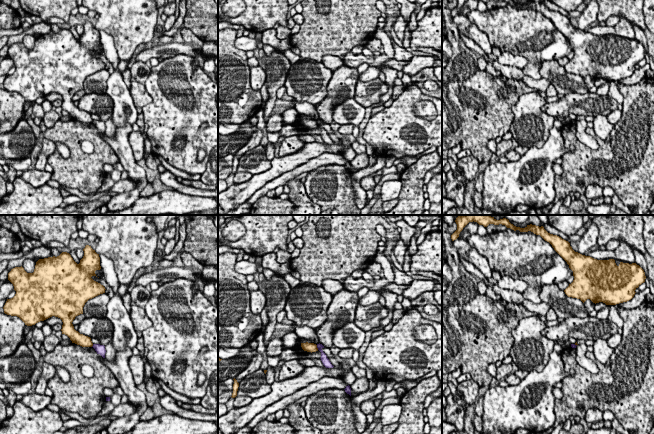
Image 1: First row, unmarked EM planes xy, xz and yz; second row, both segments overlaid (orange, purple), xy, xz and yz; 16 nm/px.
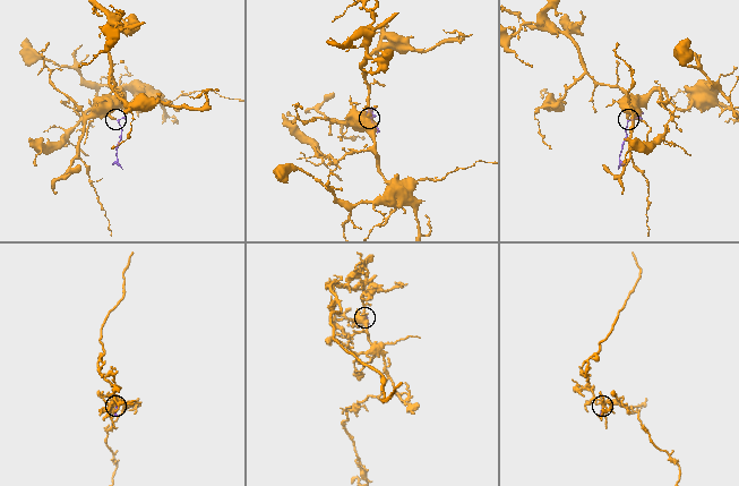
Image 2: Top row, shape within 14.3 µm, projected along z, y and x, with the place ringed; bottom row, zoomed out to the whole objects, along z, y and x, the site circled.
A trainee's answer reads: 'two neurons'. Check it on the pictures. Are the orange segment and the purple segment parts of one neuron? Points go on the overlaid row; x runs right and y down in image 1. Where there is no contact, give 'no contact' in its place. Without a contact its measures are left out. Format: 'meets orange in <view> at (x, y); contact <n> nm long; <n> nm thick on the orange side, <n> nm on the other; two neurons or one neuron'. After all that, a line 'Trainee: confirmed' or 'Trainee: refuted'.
meets orange in xz at (316, 347); contact 90 nm long; 160 nm thick on the orange side, 120 nm on the other; two neurons
Trainee: confirmed

